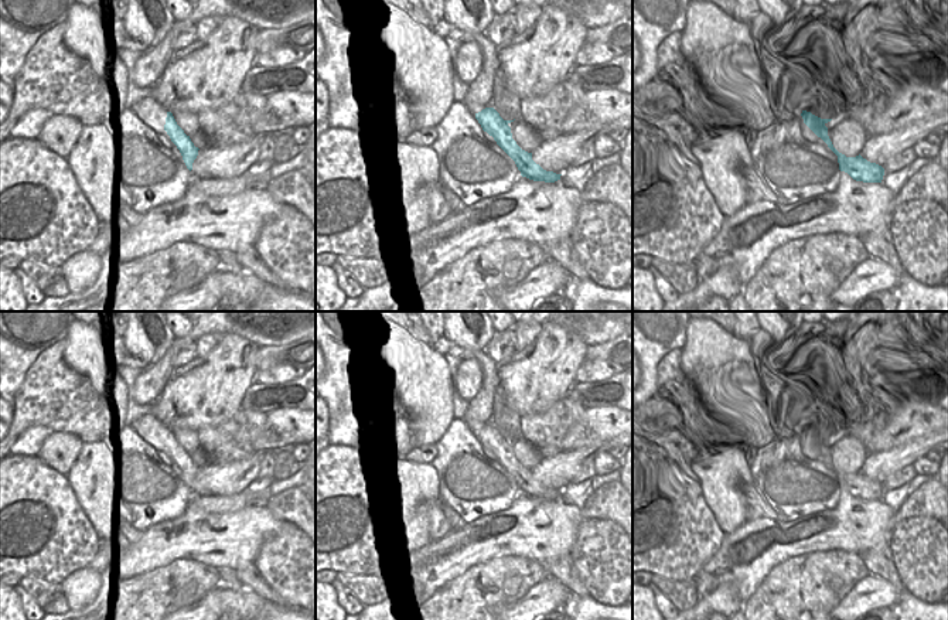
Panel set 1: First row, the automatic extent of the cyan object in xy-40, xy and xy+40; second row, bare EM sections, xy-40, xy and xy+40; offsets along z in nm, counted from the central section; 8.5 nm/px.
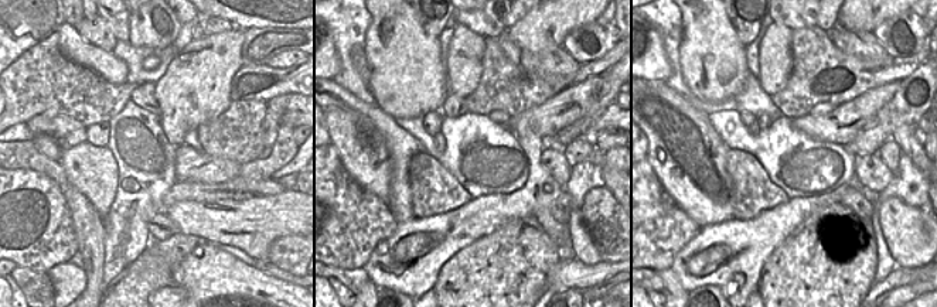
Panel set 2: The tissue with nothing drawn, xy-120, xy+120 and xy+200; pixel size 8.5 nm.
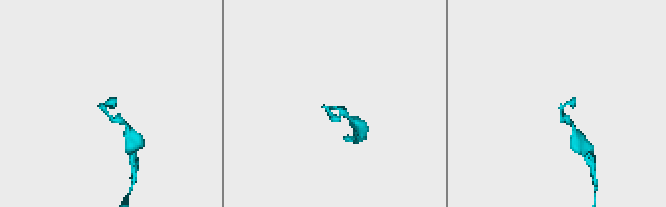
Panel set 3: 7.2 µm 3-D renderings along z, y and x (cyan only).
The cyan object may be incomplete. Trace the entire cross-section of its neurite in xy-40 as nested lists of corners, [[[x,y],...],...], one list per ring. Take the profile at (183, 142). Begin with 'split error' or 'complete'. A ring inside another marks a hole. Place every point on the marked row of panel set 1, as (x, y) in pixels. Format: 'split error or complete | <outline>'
split error | [[[158,82],[151,86],[151,93],[146,98],[151,98],[167,110],[164,130],[180,150],[187,168],[191,171],[200,150],[190,139],[201,132],[198,116],[197,113],[177,110],[174,93],[163,92],[157,85]]]

